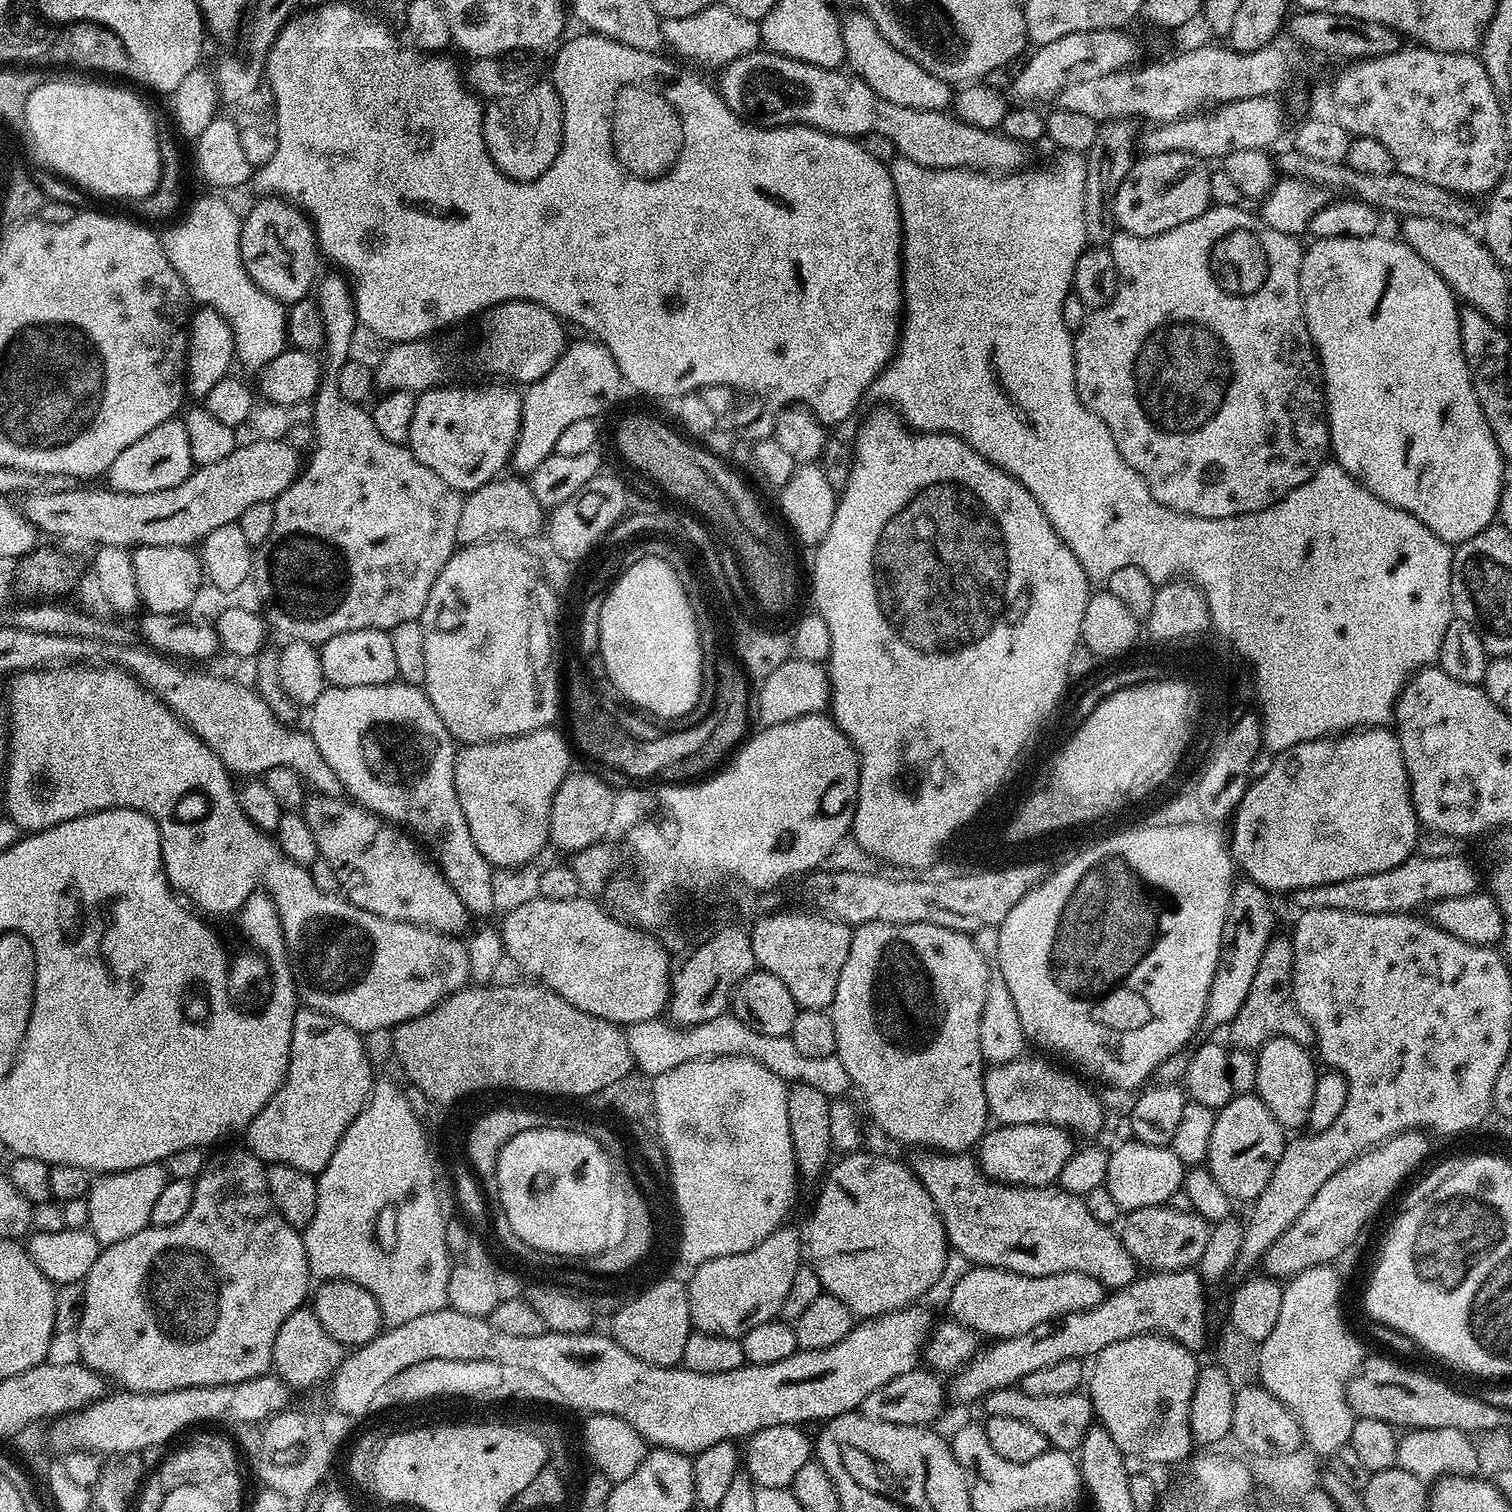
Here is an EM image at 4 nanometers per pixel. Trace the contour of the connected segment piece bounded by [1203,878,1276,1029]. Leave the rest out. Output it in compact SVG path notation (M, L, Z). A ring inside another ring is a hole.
M1237 879L1232 885L1230 902L1226 910L1226 922L1222 926L1222 946L1218 950L1218 966L1214 966L1214 982L1210 982L1210 994L1206 998L1203 1027L1220 1028L1231 1025L1232 1019L1242 1010L1246 994L1254 983L1254 974L1258 974L1258 965L1262 963L1262 954L1274 938L1276 912L1272 909L1269 889L1255 879Z

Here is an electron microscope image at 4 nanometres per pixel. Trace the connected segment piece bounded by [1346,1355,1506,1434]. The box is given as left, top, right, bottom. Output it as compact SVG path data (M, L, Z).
M1369 1355L1365 1359L1364 1363L1360 1365L1360 1369L1355 1372L1348 1382L1348 1389L1346 1390L1346 1399L1348 1400L1348 1405L1352 1411L1353 1416L1357 1418L1378 1418L1382 1422L1395 1426L1400 1430L1409 1429L1424 1429L1424 1428L1440 1428L1440 1427L1450 1427L1451 1429L1460 1430L1467 1432L1469 1434L1481 1434L1488 1431L1494 1431L1496 1428L1505 1427L1506 1412L1499 1408L1498 1406L1492 1406L1488 1402L1484 1402L1481 1397L1472 1397L1461 1390L1459 1387L1451 1388L1444 1380L1435 1380L1432 1376L1427 1376L1424 1372L1415 1372L1412 1368L1407 1368L1404 1364L1399 1364L1399 1359L1392 1358L1394 1360L1387 1360L1384 1356L1372 1356Z

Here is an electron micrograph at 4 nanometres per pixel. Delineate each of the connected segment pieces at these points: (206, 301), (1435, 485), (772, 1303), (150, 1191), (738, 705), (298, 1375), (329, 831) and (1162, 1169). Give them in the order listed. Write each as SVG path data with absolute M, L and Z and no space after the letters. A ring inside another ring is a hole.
M208 195L212 196L193 202L192 209L183 213L184 220L177 219L168 226L173 228L162 232L166 258L170 266L178 270L182 282L188 287L189 297L197 305L218 310L234 334L237 349L248 348L248 352L239 353L239 363L241 360L246 367L259 370L283 352L288 344L288 313L280 301L260 291L242 262L241 217L236 217L235 210L220 197L223 195Z
M1384 234L1367 238L1330 238L1327 241L1313 239L1312 245L1303 249L1304 257L1300 263L1300 301L1304 304L1304 321L1310 330L1312 344L1320 357L1320 371L1324 374L1328 433L1332 436L1330 452L1335 463L1341 464L1362 487L1370 490L1370 494L1382 498L1384 504L1414 514L1418 522L1431 530L1435 539L1445 540L1449 546L1455 546L1474 538L1474 534L1489 527L1497 519L1500 489L1506 483L1504 460L1500 457L1499 446L1496 445L1498 437L1490 434L1490 428L1484 421L1482 406L1478 406L1470 370L1462 354L1457 297L1448 287L1448 283L1410 245L1404 243L1403 239L1395 239L1387 240Z
M788 1227L775 1228L758 1246L742 1254L710 1258L691 1269L692 1277L687 1277L686 1283L695 1331L743 1338L754 1326L762 1326L762 1322L783 1313L794 1274L802 1267L801 1229Z
M163 1163L134 1166L130 1170L106 1172L97 1175L93 1179L86 1197L88 1209L90 1210L88 1231L94 1234L94 1238L101 1246L107 1246L114 1242L122 1242L122 1238L130 1238L130 1234L138 1234L143 1228L149 1227L150 1214L154 1211L156 1199L160 1197L162 1190L168 1185L169 1179L167 1167Z
M721 655L717 662L717 672L714 677L716 679L715 704L724 704L724 724L720 724L720 728L716 728L716 733L711 739L703 743L690 757L684 758L680 762L671 763L670 766L662 770L658 775L661 785L679 786L707 777L713 770L719 769L739 749L742 741L749 735L750 695L746 692L744 667L741 666L735 655Z
M305 1306L294 1310L286 1322L282 1322L282 1330L278 1330L278 1338L274 1338L274 1354L272 1368L282 1383L289 1389L316 1388L320 1383L331 1381L336 1368L346 1355L345 1349L326 1330L322 1330L322 1322L318 1322L311 1307Z
M309 795L302 805L302 815L310 826L310 834L314 834L314 842L320 851L319 859L334 866L334 874L338 874L343 895L353 906L387 920L417 924L420 928L433 928L435 932L445 934L460 934L467 926L470 913L462 904L462 898L454 894L450 882L446 882L439 867L421 851L417 841L397 825L339 796Z
M1135 1138L1114 1147L1108 1153L1104 1187L1110 1190L1114 1202L1130 1213L1146 1206L1167 1205L1175 1192L1181 1191L1186 1165L1174 1154L1171 1146L1150 1146Z

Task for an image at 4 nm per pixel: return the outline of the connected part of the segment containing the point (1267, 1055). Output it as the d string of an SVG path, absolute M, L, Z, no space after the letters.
M1271 1036L1256 1052L1258 1062L1258 1082L1255 1095L1274 1114L1280 1127L1303 1129L1310 1116L1310 1102L1314 1102L1314 1086L1318 1075L1317 1061L1305 1045L1285 1036Z

